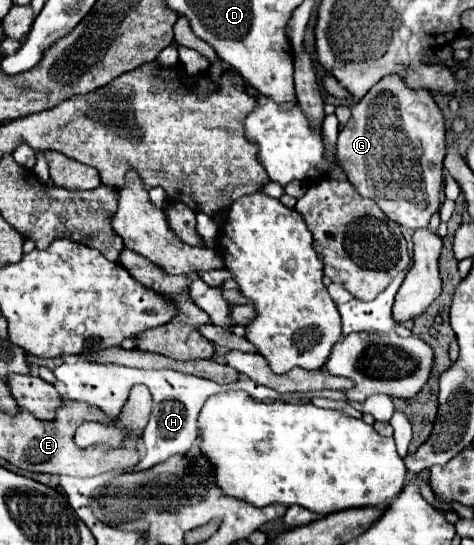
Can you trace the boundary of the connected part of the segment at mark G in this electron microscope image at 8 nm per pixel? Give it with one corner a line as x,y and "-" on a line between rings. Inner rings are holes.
397,75
383,77
369,93
351,107
351,121
339,131
337,155
347,171
349,183
359,195
373,199
379,209
395,223
409,229
429,225
433,213
439,211
439,193
443,185
443,159
447,155
445,119
429,91
409,89

